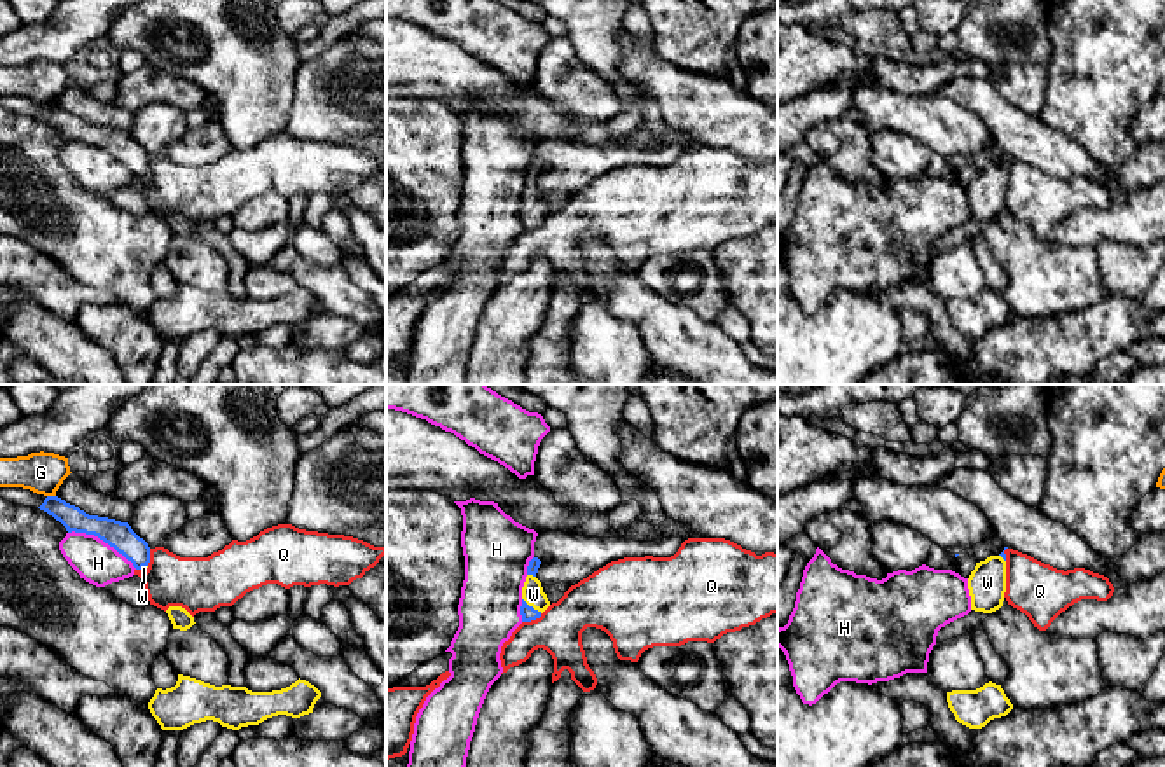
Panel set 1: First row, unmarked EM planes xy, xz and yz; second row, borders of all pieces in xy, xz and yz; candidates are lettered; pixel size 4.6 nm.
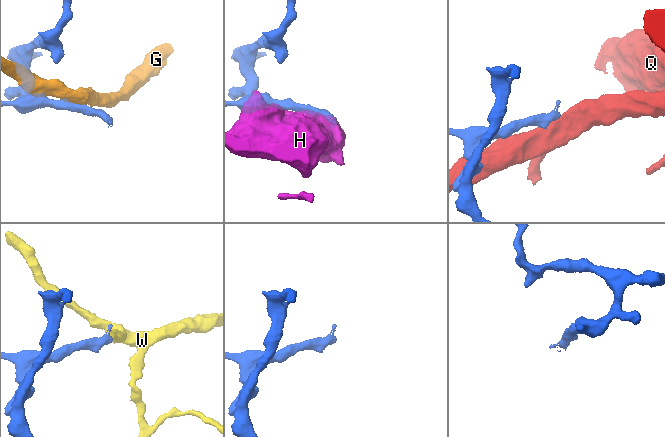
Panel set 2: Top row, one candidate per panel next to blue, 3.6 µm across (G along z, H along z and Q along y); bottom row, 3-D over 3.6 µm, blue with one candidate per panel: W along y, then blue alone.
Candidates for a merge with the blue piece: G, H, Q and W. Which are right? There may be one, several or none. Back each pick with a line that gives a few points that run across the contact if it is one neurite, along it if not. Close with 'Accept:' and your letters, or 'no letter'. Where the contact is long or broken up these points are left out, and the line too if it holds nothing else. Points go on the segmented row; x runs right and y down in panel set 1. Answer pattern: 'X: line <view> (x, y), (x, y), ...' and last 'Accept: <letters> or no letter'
W: line xz (528, 612), (531, 607), (533, 594)
Accept: W

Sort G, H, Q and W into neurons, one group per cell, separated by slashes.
G / H / Q / W

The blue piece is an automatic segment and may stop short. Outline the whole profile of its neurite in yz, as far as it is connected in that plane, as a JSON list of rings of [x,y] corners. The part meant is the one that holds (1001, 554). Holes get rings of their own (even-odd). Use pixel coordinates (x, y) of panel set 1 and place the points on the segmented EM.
[[[1006,554],[976,563],[968,578],[971,610],[992,613],[1003,606],[1006,592]]]

